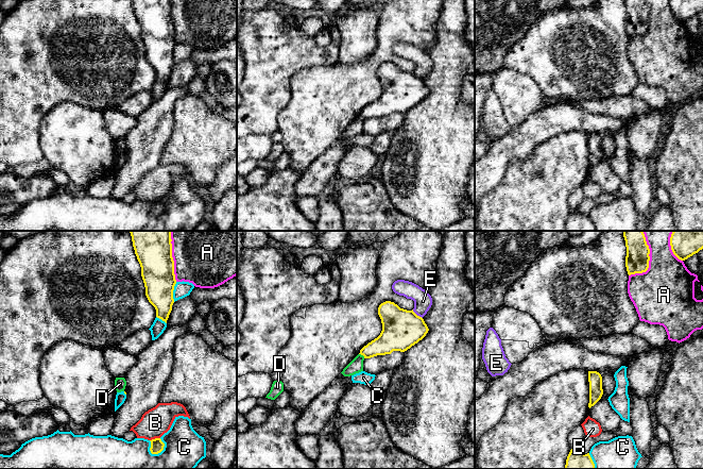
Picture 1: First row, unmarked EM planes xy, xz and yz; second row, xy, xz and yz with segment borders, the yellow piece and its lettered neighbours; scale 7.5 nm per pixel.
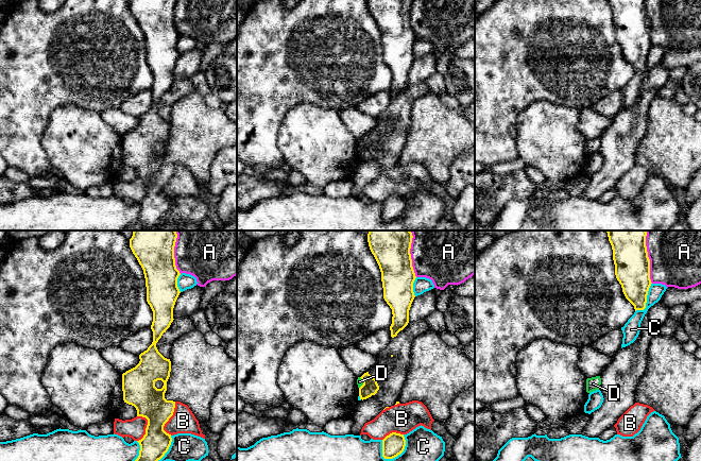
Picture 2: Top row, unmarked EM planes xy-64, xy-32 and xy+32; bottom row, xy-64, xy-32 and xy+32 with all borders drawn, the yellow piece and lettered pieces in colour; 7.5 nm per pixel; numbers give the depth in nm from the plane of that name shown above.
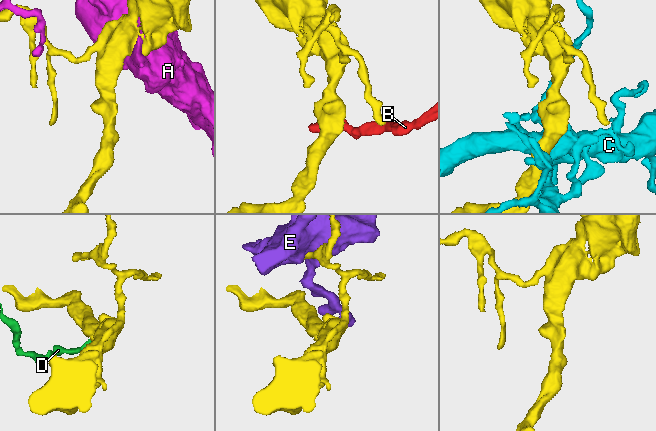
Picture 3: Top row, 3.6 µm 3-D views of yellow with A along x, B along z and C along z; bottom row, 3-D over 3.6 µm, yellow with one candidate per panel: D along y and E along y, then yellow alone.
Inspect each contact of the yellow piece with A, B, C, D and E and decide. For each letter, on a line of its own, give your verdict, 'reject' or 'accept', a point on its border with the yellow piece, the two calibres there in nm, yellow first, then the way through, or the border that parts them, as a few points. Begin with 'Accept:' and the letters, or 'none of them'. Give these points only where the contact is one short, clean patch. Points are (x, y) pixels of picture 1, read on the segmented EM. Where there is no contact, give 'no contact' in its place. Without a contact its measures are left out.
Accept: none of them
A: reject | yz (649, 260) | 180/400 nm
B: reject | xy (155, 438) | 100/220 nm | along xy (159, 437), (150, 440)
C: reject | xy (152, 453) | 100/420 nm
D: reject | xz (362, 354) | 190/110 nm | along xz (359, 353), (364, 357)
E: reject | xz (416, 315) | 300/140 nm

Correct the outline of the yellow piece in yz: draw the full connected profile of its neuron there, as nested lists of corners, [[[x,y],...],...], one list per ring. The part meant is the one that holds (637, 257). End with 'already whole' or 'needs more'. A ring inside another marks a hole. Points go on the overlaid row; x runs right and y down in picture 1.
[[[622,231],[627,247],[628,274],[642,273],[649,268],[650,249],[642,231]]]; already whole

